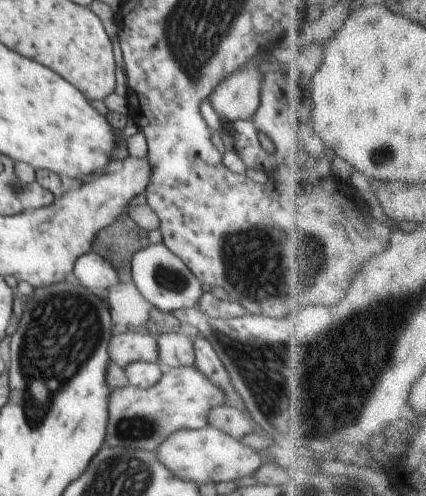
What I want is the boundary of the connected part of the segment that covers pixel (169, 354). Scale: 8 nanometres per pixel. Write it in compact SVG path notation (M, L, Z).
M161 332L157 336L158 364L163 371L169 368L184 368L195 364L193 342L180 332Z

